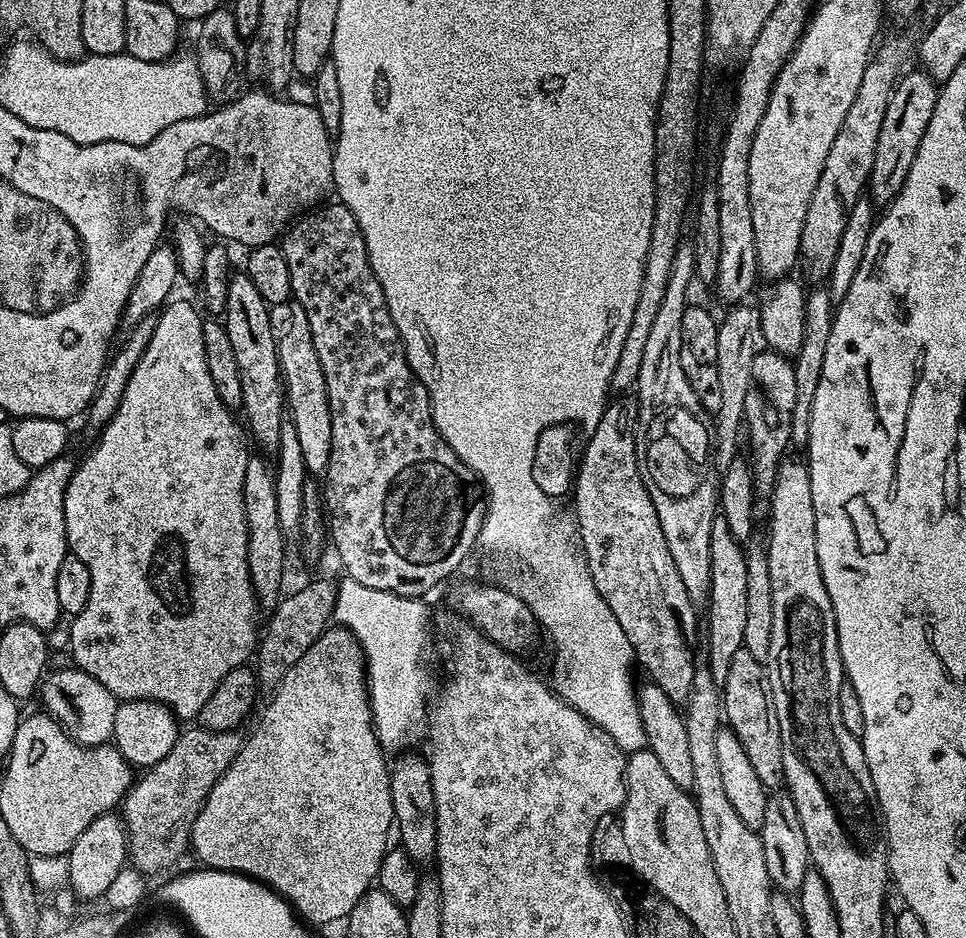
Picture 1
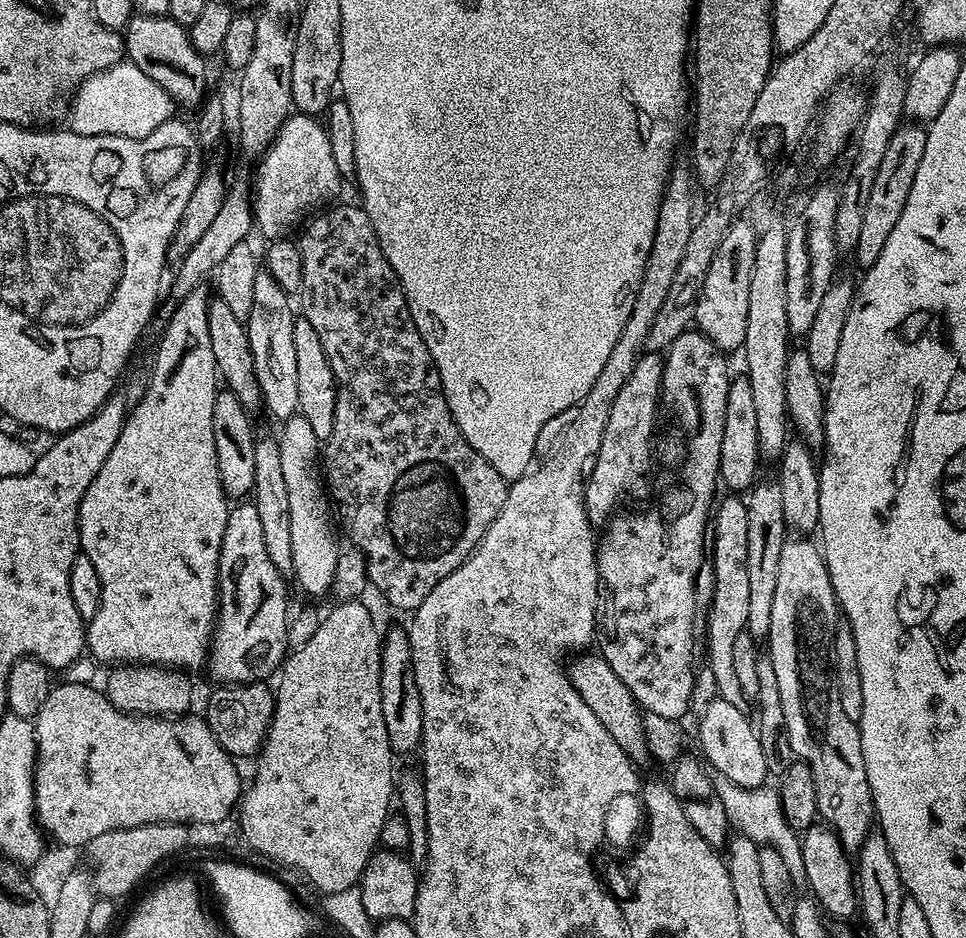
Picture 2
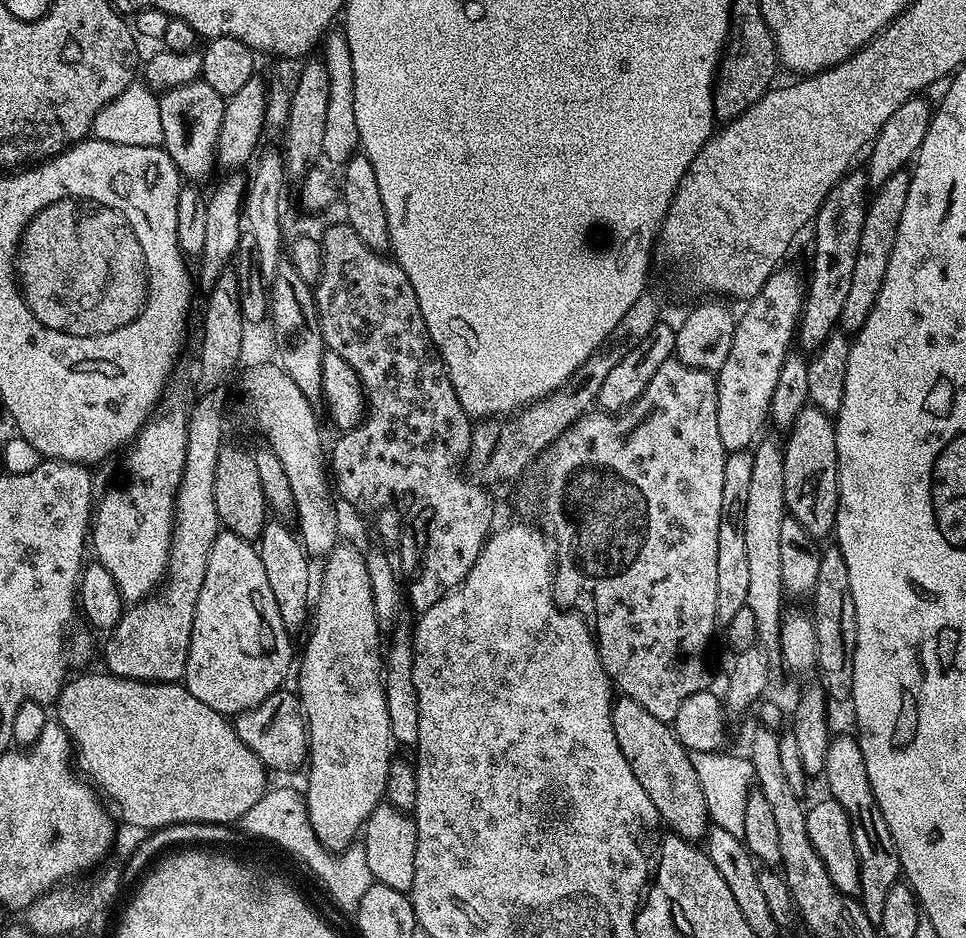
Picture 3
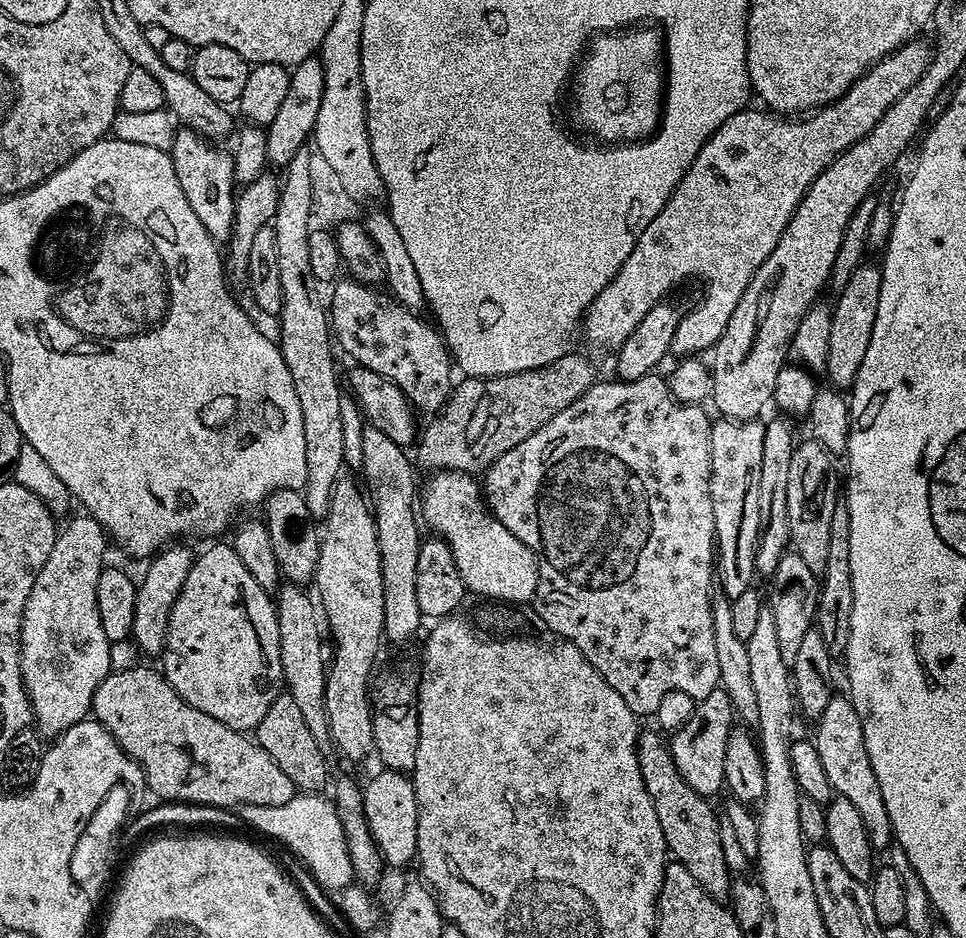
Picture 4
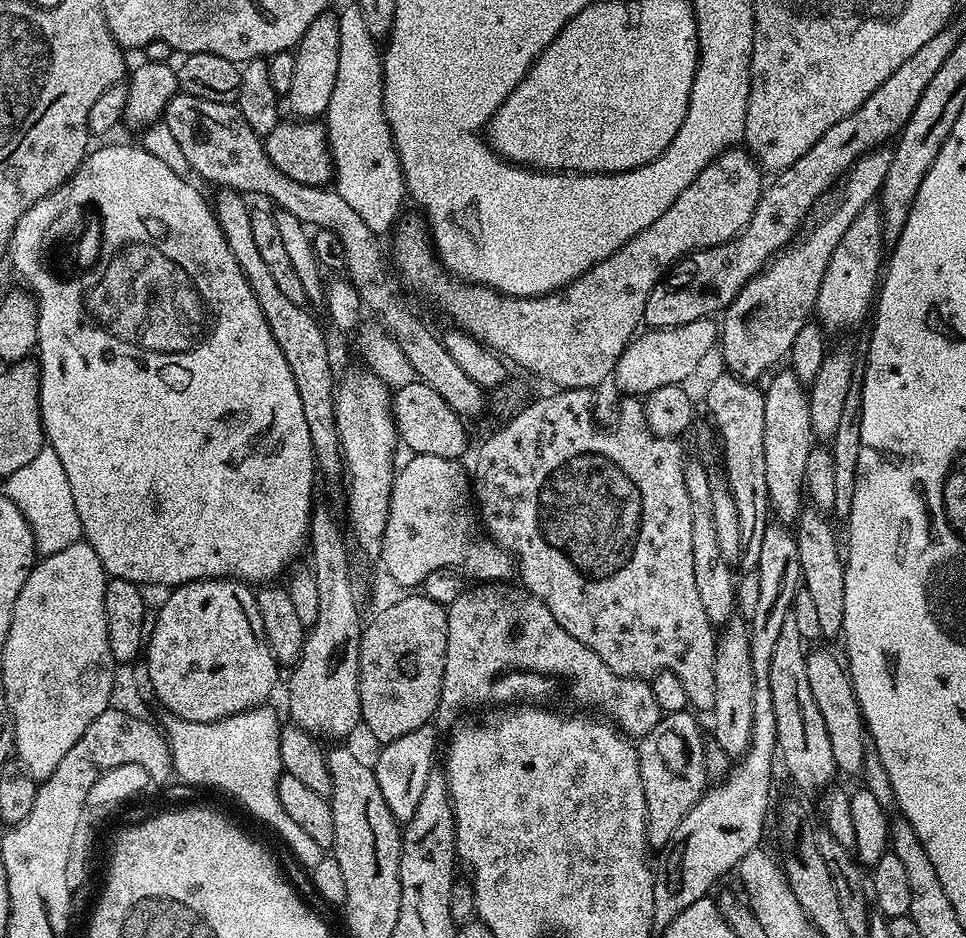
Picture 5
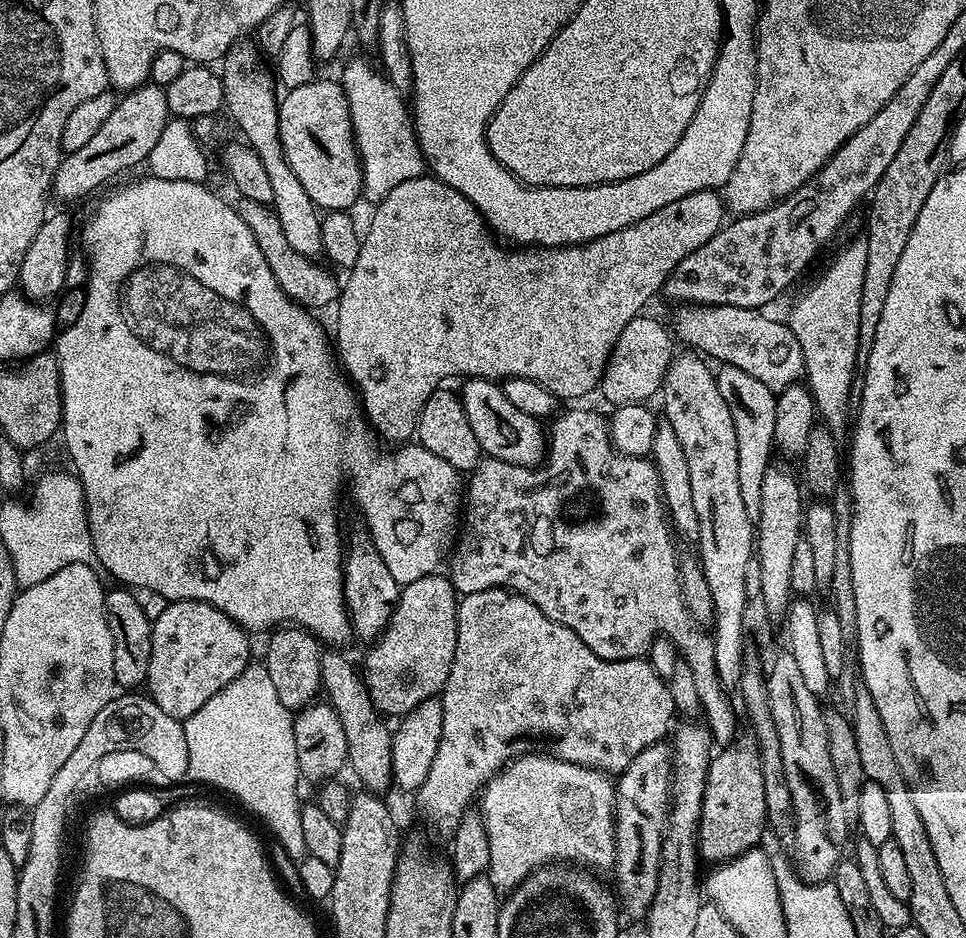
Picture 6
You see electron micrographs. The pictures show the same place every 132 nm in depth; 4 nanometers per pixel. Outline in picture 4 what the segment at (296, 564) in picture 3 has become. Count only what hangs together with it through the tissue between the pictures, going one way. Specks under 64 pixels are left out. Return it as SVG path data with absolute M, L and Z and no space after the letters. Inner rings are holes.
M285 583L274 596L280 635L280 671L283 687L302 709L302 718L306 718L306 727L310 734L314 734L314 742L318 742L320 748L327 749L332 744L332 735L324 701L326 640L325 637L324 640L320 637L322 616L318 611L317 601L304 592L306 591L301 585Z

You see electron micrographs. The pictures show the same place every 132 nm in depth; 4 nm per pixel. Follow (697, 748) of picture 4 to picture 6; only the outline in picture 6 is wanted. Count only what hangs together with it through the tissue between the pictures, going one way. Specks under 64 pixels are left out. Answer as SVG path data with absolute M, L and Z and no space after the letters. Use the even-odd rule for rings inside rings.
M667 743L651 744L646 746L646 750L642 750L642 754L638 754L638 758L634 758L634 762L630 762L630 766L626 766L626 770L619 773L618 779L615 781L616 786L616 829L614 830L614 842L616 843L616 863L614 865L614 873L616 872L616 888L619 903L632 916L647 917L648 907L652 905L654 894L658 890L658 874L660 873L660 855L662 854L662 838L664 837L664 825L668 823L668 809L672 802L672 749Z

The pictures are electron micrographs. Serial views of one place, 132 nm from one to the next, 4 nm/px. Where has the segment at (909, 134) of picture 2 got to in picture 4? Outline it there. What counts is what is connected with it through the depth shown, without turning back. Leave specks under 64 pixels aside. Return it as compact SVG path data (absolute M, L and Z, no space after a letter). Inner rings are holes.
M861 263L850 276L840 297L832 304L832 321L830 322L830 350L822 369L828 375L827 383L837 390L851 389L856 381L858 366L866 358L870 346L870 334L874 334L874 322L878 318L878 294L882 290L880 269L874 263Z

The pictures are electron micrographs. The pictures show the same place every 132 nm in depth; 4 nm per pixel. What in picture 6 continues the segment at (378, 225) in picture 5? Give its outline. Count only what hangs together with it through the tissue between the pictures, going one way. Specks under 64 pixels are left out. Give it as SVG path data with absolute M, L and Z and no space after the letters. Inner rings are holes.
M352 60L344 68L342 77L346 102L350 106L352 133L356 139L356 153L360 155L363 199L378 202L398 182L425 175L426 165L416 137L414 117L405 97L391 84L383 71L368 60Z

